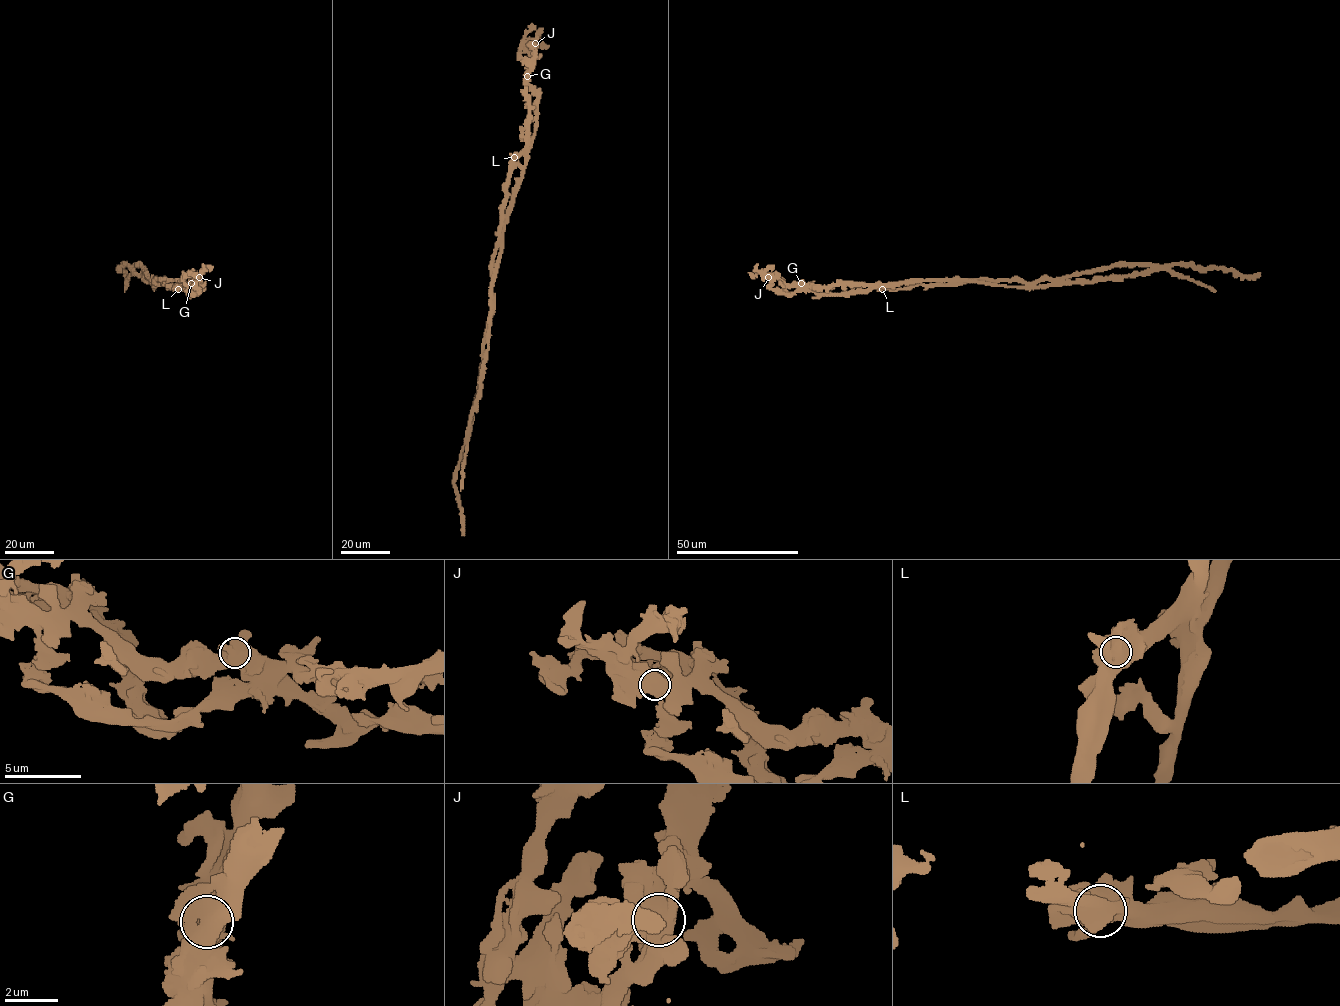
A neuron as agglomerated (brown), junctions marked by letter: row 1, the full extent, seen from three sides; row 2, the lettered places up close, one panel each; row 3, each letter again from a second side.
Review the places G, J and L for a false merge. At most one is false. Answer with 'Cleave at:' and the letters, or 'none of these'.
Cleave at: J

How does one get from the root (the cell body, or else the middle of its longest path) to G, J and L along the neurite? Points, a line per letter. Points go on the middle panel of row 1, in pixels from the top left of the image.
G: (493, 274), (501, 249), (501, 226), (536, 126), (537, 94), (528, 83), (527, 76)
J: (493, 274), (501, 249), (501, 226), (536, 126), (537, 94), (528, 83), (531, 53), (536, 44)
L: (493, 274), (501, 249), (501, 206), (514, 157)

